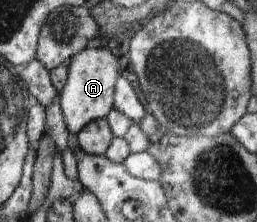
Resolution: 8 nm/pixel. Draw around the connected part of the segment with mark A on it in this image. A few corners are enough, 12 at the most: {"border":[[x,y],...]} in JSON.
{"border":[[105,47],[71,58],[58,92],[78,134],[115,108],[118,60]]}

